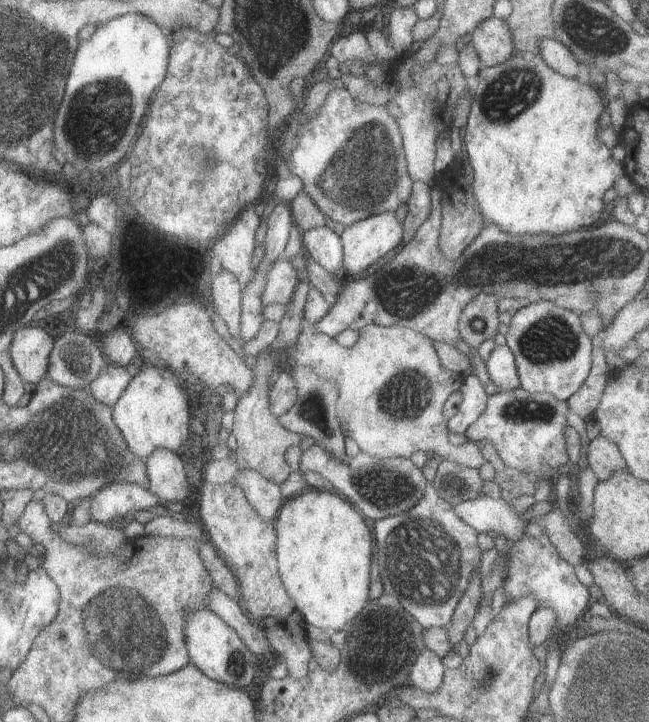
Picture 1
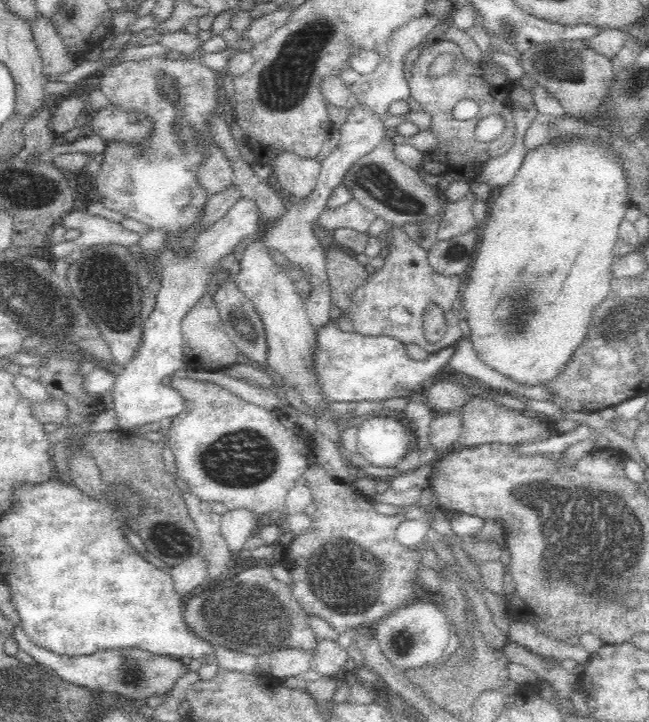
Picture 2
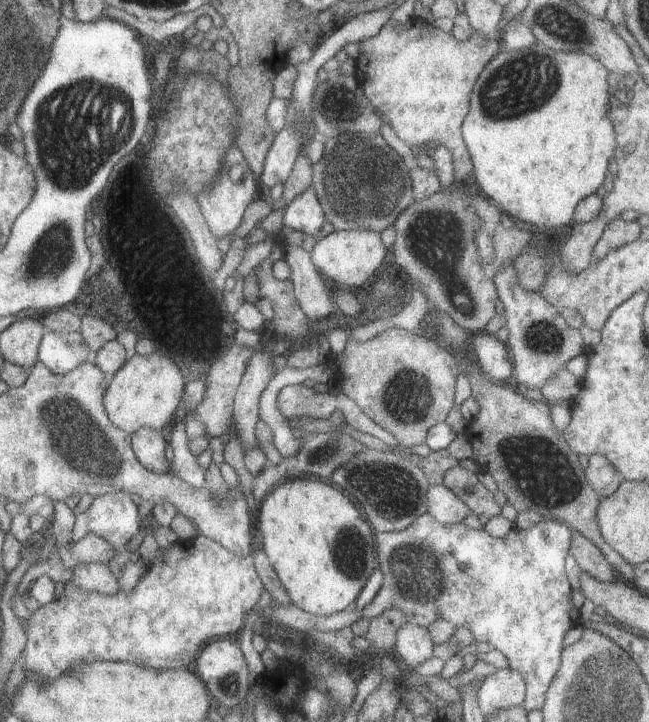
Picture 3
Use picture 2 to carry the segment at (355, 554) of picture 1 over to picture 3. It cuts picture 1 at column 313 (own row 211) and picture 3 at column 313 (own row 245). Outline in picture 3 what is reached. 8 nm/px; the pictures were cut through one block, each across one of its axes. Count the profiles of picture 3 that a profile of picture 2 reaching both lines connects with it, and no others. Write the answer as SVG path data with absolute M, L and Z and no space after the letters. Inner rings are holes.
M295 478L281 484L263 504L261 504L261 538L263 548L269 554L277 574L281 576L285 588L291 594L293 604L299 608L327 618L335 616L347 608L353 608L355 600L363 592L369 576L381 570L377 530L369 522L363 506L353 502L341 488L333 486L323 478Z

